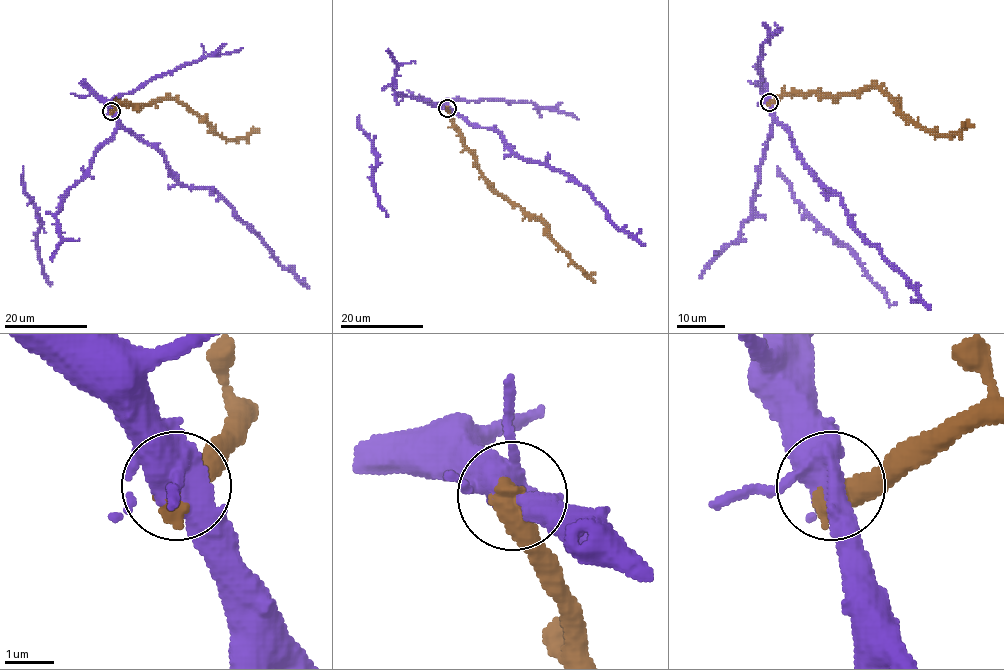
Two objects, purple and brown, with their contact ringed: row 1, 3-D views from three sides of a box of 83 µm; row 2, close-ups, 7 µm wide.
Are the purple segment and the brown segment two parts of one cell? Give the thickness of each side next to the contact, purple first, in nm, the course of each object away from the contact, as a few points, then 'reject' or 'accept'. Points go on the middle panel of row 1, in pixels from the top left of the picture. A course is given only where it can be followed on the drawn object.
calibres 500 and 600 nm; course purple (447, 108), (454, 109), (471, 124), (492, 128), (513, 152), (525, 159), (570, 174), (618, 228), (644, 245); course brown (447, 108), (481, 175), (497, 192), (534, 215), (551, 239), (596, 281); reject

